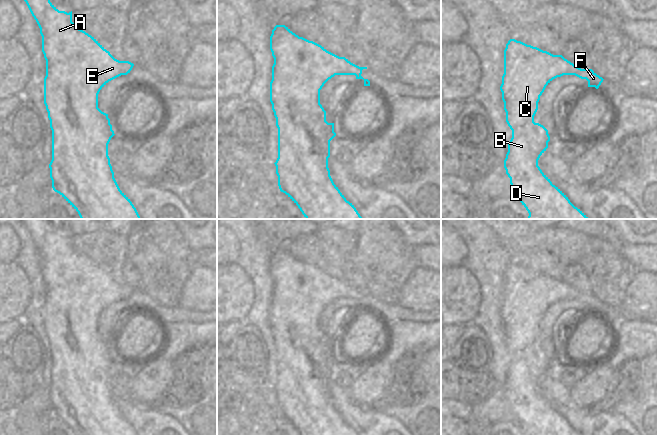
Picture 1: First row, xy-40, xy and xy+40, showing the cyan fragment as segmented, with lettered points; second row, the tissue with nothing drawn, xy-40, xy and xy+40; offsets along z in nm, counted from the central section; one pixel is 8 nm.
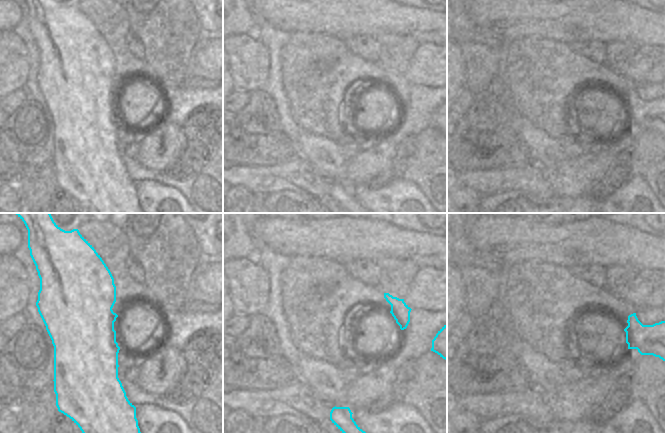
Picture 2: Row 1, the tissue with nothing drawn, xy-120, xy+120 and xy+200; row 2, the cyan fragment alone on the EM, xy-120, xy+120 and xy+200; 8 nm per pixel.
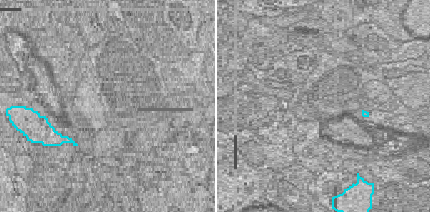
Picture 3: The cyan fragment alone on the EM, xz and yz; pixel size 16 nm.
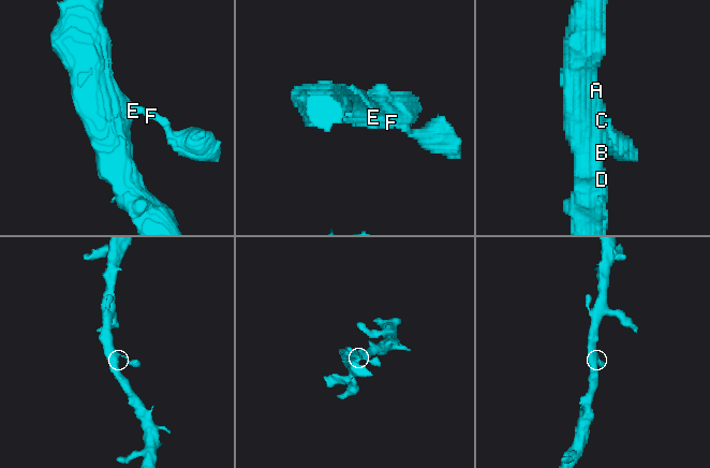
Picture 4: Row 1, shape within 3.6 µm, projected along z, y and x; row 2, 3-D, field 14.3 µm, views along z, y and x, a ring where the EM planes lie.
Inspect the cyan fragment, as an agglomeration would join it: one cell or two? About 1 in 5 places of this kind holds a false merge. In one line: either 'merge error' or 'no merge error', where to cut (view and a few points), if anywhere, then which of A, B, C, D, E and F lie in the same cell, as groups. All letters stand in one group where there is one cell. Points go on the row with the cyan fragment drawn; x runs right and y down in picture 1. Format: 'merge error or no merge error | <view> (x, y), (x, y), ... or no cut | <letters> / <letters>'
no merge error | no cut | A B C D E F

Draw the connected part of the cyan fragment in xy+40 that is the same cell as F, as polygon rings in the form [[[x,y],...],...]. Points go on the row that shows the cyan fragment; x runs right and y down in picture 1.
[[[510,39],[506,44],[504,74],[500,90],[506,112],[506,122],[512,130],[512,138],[508,144],[504,168],[516,197],[529,213],[528,219],[588,219],[558,187],[552,184],[538,166],[540,156],[548,148],[550,136],[543,125],[534,122],[534,116],[538,110],[540,96],[546,86],[553,79],[563,75],[575,75],[586,79],[588,87],[596,89],[604,80],[592,69],[581,69],[562,55],[553,55],[515,39]]]

